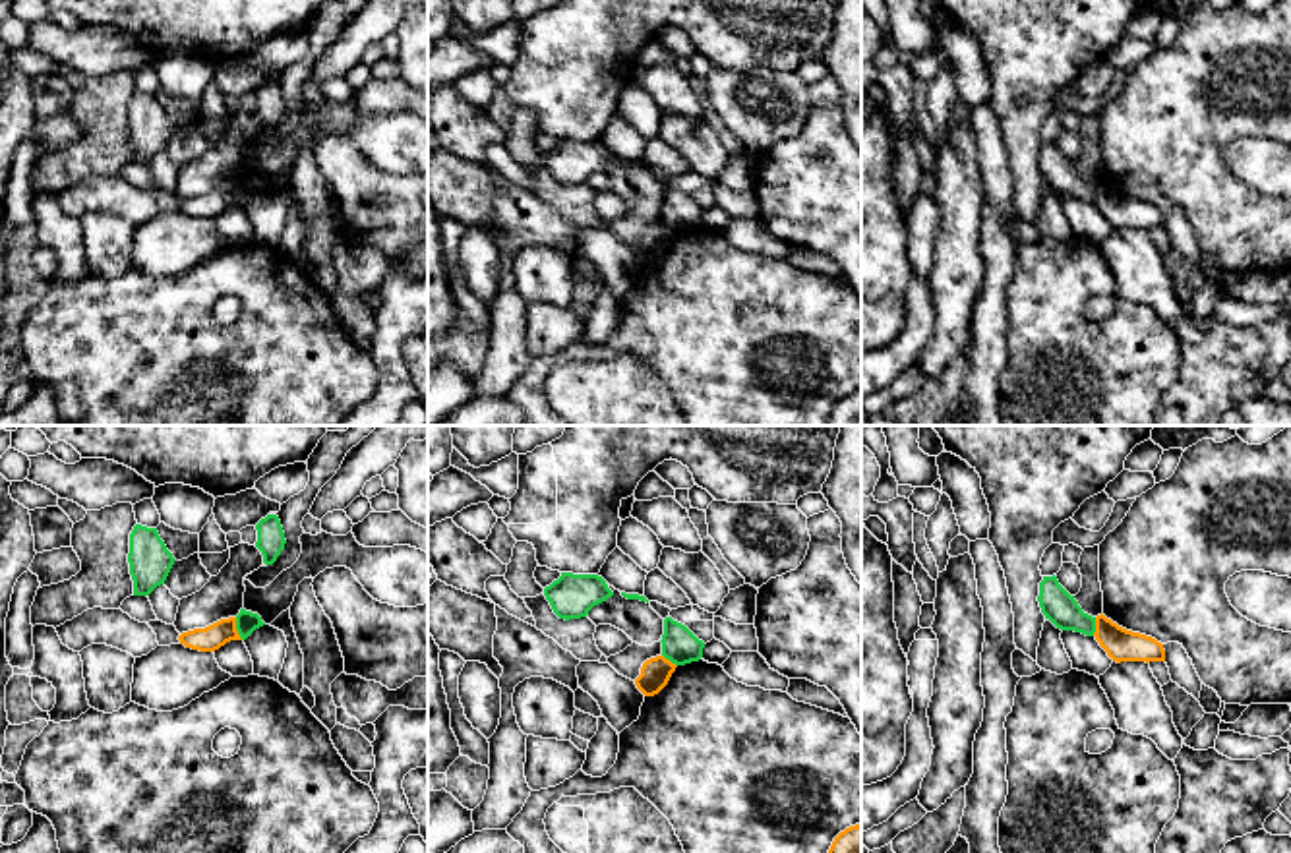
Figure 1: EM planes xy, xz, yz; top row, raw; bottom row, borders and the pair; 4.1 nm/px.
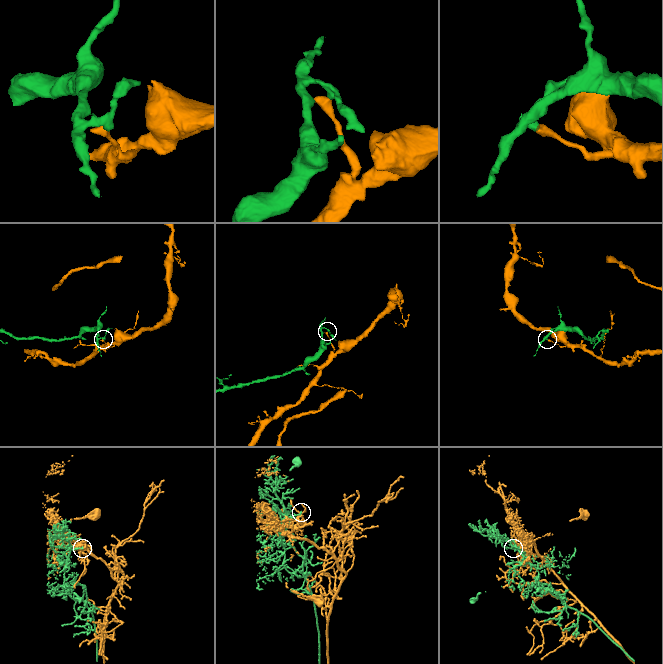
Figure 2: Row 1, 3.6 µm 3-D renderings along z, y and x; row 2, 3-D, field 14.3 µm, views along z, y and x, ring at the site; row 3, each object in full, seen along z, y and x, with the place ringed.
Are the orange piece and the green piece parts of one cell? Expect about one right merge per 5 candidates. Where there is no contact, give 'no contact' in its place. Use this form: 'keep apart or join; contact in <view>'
keep apart; contact in xy

